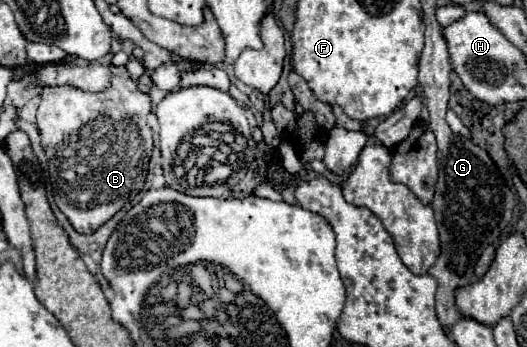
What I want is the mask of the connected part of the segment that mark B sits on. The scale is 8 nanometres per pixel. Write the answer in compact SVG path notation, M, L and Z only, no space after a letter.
M115 66L113 86L99 94L91 94L73 86L55 86L41 90L37 126L41 132L41 146L45 150L51 150L47 152L47 158L53 198L79 234L93 234L141 192L147 176L149 156L153 150L151 128L147 126L147 114L151 112L151 106L151 98L137 88L137 80L133 80L125 68Z

